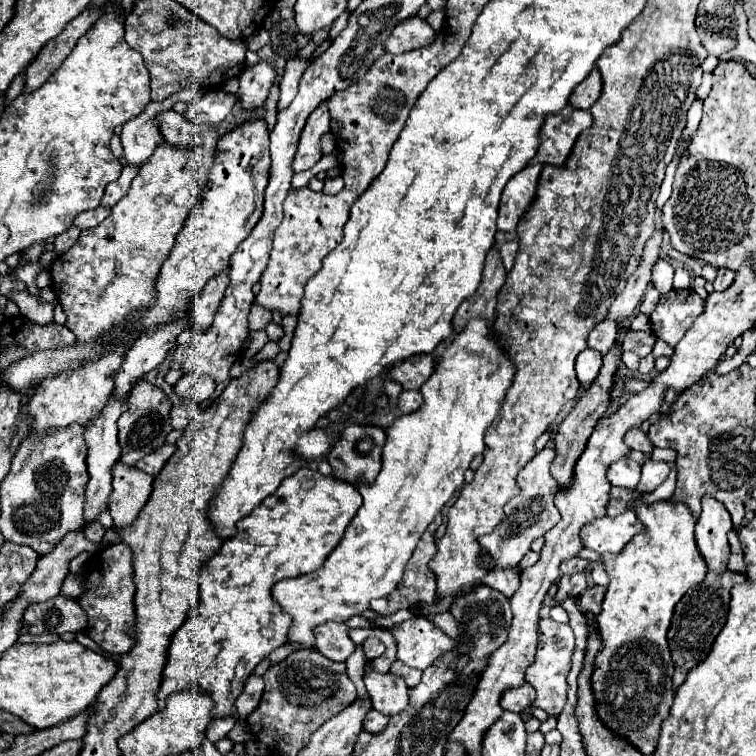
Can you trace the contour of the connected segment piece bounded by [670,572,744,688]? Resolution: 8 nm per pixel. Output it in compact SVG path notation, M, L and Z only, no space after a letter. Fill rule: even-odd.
M708 572L704 582L698 588L688 590L688 594L684 594L684 598L678 602L672 618L672 626L670 626L670 650L674 654L674 664L676 664L674 688L678 688L686 680L686 674L708 656L712 642L722 630L728 616L730 588L742 582L744 582L744 574L734 574L734 572L710 574Z

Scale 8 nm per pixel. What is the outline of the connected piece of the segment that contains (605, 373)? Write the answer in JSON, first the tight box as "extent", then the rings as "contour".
{"extent":[554,346,620,486],"contour":[[[614,346],[614,350],[610,350],[610,354],[604,356],[604,364],[602,370],[598,374],[598,378],[594,380],[594,384],[590,386],[590,390],[584,392],[584,396],[578,400],[574,412],[570,412],[566,416],[566,420],[558,426],[558,434],[556,434],[556,450],[558,450],[558,458],[554,460],[554,474],[558,478],[558,486],[566,486],[566,482],[570,482],[570,474],[574,470],[574,462],[580,458],[582,450],[586,448],[586,442],[590,438],[590,434],[594,432],[596,422],[602,418],[602,414],[606,412],[608,404],[610,404],[610,388],[612,388],[612,376],[616,372],[620,364],[620,350]]]}

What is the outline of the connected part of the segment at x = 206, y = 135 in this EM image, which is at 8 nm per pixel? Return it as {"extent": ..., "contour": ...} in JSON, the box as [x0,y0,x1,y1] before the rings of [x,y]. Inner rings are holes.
{"extent":[50,124,218,338],"contour":[[[212,124],[200,126],[198,140],[202,144],[198,148],[172,146],[168,142],[158,144],[154,156],[140,166],[138,176],[132,180],[130,192],[112,208],[110,216],[102,224],[82,230],[76,244],[50,264],[50,288],[58,296],[62,310],[68,316],[66,326],[76,334],[76,338],[94,338],[94,334],[110,330],[112,322],[122,322],[130,310],[142,310],[142,306],[150,306],[150,294],[154,294],[154,278],[158,276],[162,262],[176,244],[176,236],[190,216],[190,210],[202,202],[204,186],[218,152],[218,128]]]}

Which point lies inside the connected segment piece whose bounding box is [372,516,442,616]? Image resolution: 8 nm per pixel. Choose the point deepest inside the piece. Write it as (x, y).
(418, 585)

